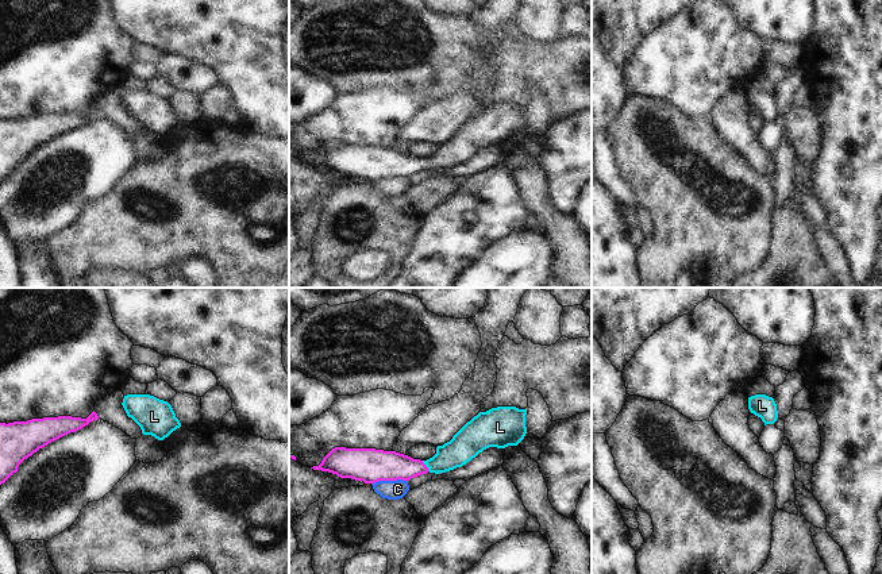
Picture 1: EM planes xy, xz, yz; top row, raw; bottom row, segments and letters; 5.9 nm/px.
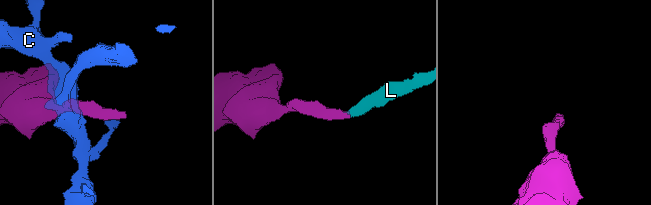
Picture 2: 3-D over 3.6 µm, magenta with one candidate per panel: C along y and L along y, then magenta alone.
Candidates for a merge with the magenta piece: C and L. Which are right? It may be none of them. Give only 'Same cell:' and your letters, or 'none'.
Same cell: L

